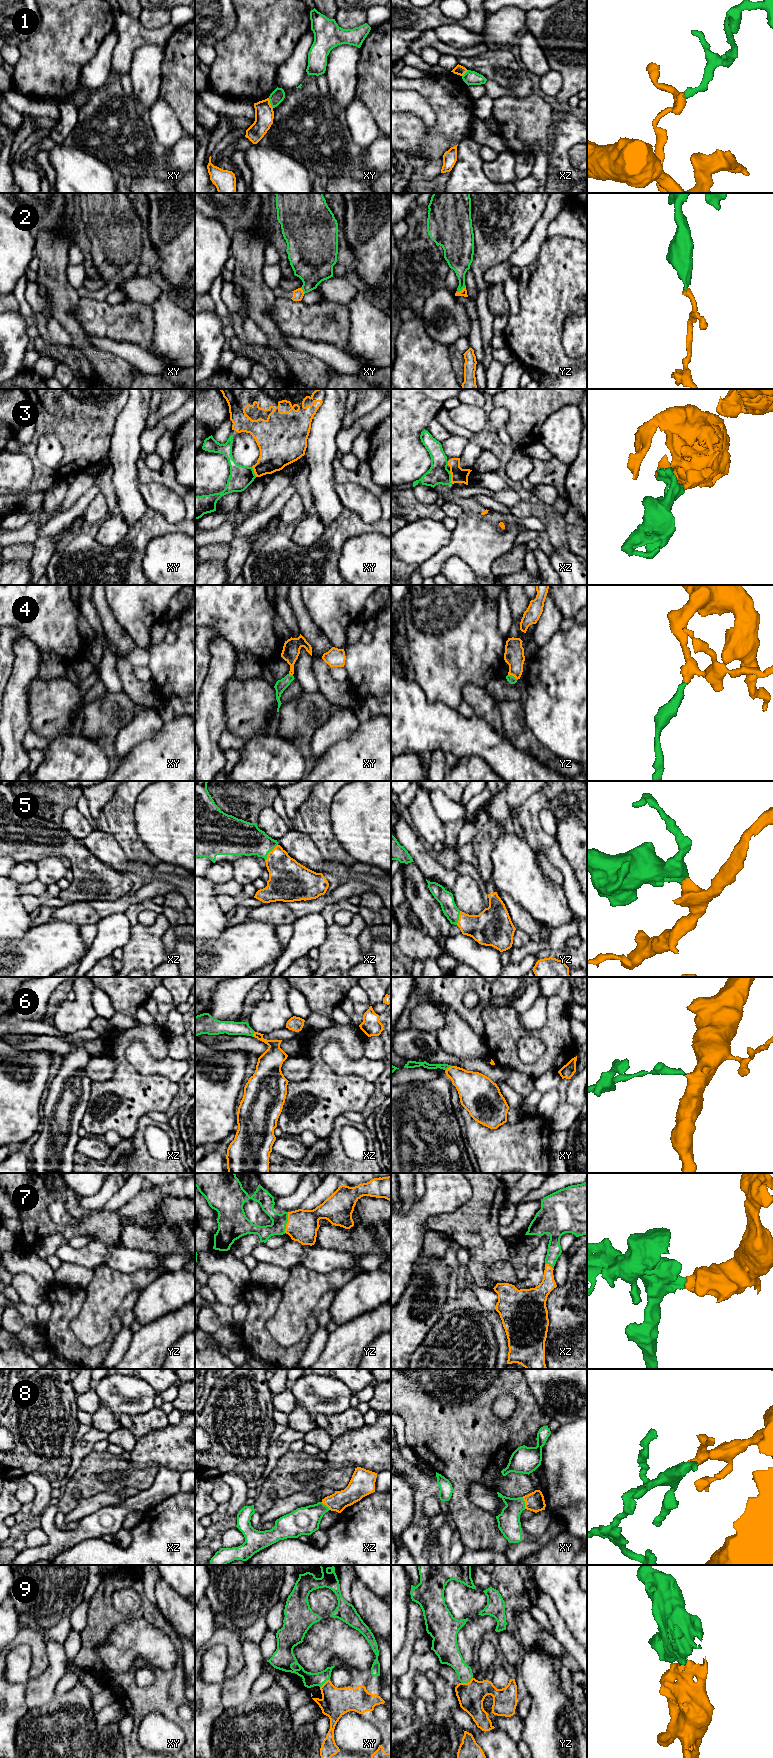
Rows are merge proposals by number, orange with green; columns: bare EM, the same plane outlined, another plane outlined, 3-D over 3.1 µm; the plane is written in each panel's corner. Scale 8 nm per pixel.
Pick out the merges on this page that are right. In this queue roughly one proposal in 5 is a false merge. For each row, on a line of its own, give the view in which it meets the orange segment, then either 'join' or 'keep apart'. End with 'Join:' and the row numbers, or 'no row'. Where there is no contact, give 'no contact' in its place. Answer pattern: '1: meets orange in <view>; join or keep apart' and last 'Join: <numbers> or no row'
1: meets orange in xy; keep apart
2: meets orange in yz; join
3: meets orange in xz; join
4: meets orange in yz; join
5: meets orange in xz; join
6: meets orange in xy; join
7: meets orange in yz; join
8: meets orange in xy; join
9: meets orange in yz; join
Join: 2, 3, 4, 5, 6, 7, 8, 9

